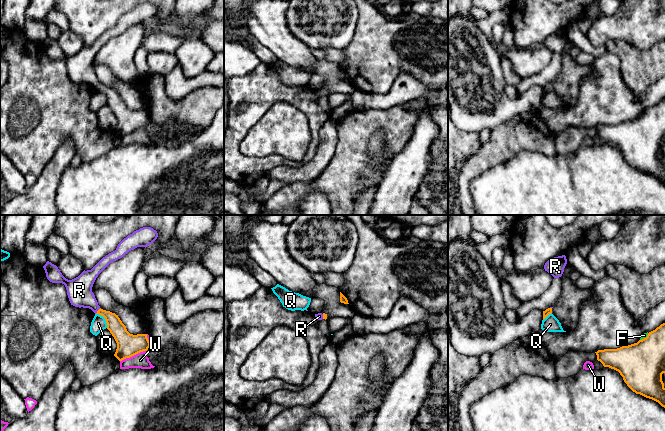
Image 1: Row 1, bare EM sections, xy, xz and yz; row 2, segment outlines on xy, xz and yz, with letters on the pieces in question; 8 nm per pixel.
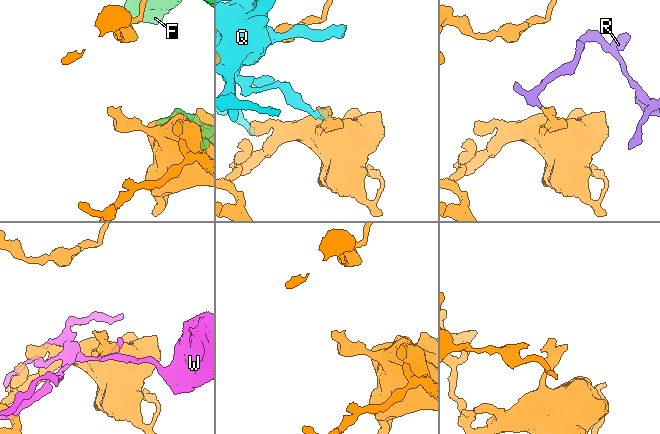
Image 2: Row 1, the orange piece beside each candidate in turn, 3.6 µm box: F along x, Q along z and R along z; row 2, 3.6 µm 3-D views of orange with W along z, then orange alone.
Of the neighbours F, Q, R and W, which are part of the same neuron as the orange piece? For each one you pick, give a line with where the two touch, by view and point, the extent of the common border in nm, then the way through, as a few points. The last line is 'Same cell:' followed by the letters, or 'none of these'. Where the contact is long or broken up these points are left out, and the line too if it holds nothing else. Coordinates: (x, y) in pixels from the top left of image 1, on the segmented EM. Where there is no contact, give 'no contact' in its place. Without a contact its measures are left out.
R: contact xy (97, 311); length 60 nm; way xy (118, 330), (104, 313), (97, 311), (79, 290)
Same cell: R

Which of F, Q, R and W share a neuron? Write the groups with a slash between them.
F / Q / R / W

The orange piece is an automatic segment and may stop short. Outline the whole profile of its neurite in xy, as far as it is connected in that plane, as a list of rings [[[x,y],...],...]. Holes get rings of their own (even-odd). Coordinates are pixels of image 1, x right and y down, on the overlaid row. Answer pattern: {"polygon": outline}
{"polygon": [[[143,227],[134,231],[124,238],[116,250],[103,257],[91,270],[83,271],[78,277],[66,279],[58,267],[47,261],[43,266],[47,279],[52,283],[65,285],[71,305],[91,309],[95,314],[103,316],[110,331],[117,343],[114,356],[122,361],[140,352],[147,351],[150,342],[147,334],[130,334],[118,315],[100,308],[92,292],[93,284],[98,275],[113,261],[122,258],[129,251],[137,247],[147,247],[158,237],[158,233],[151,227]]]}

